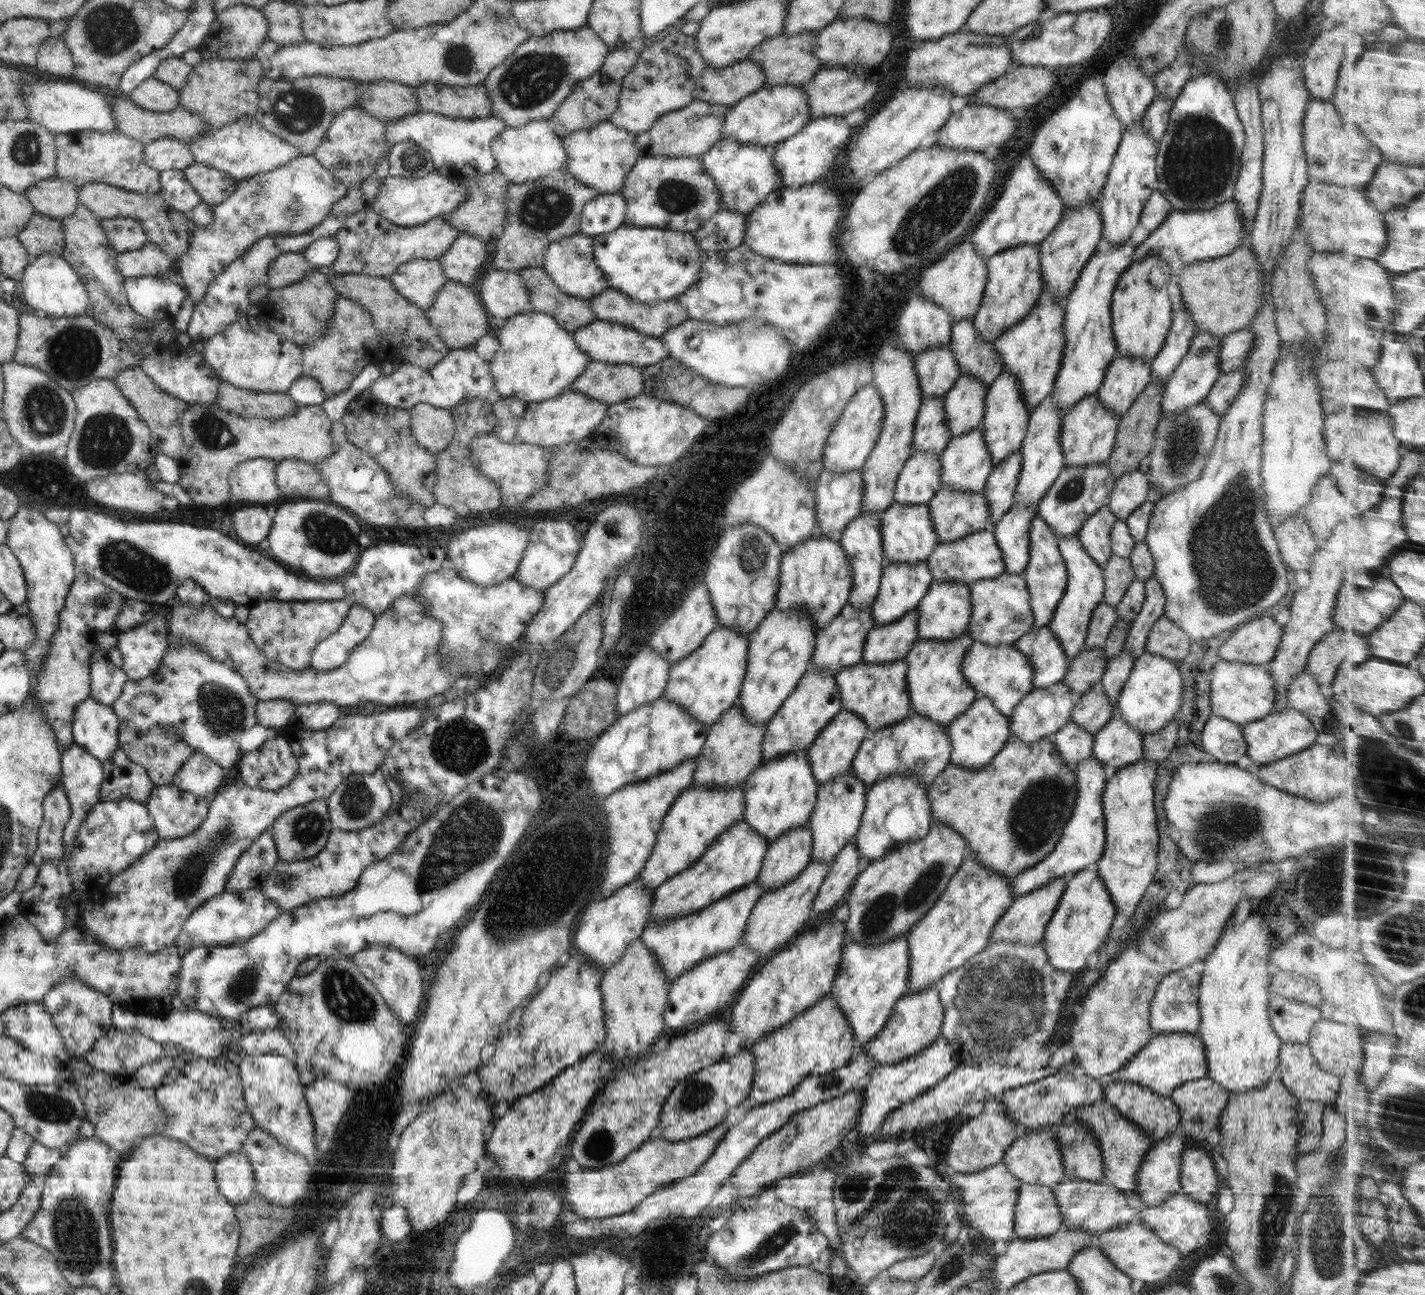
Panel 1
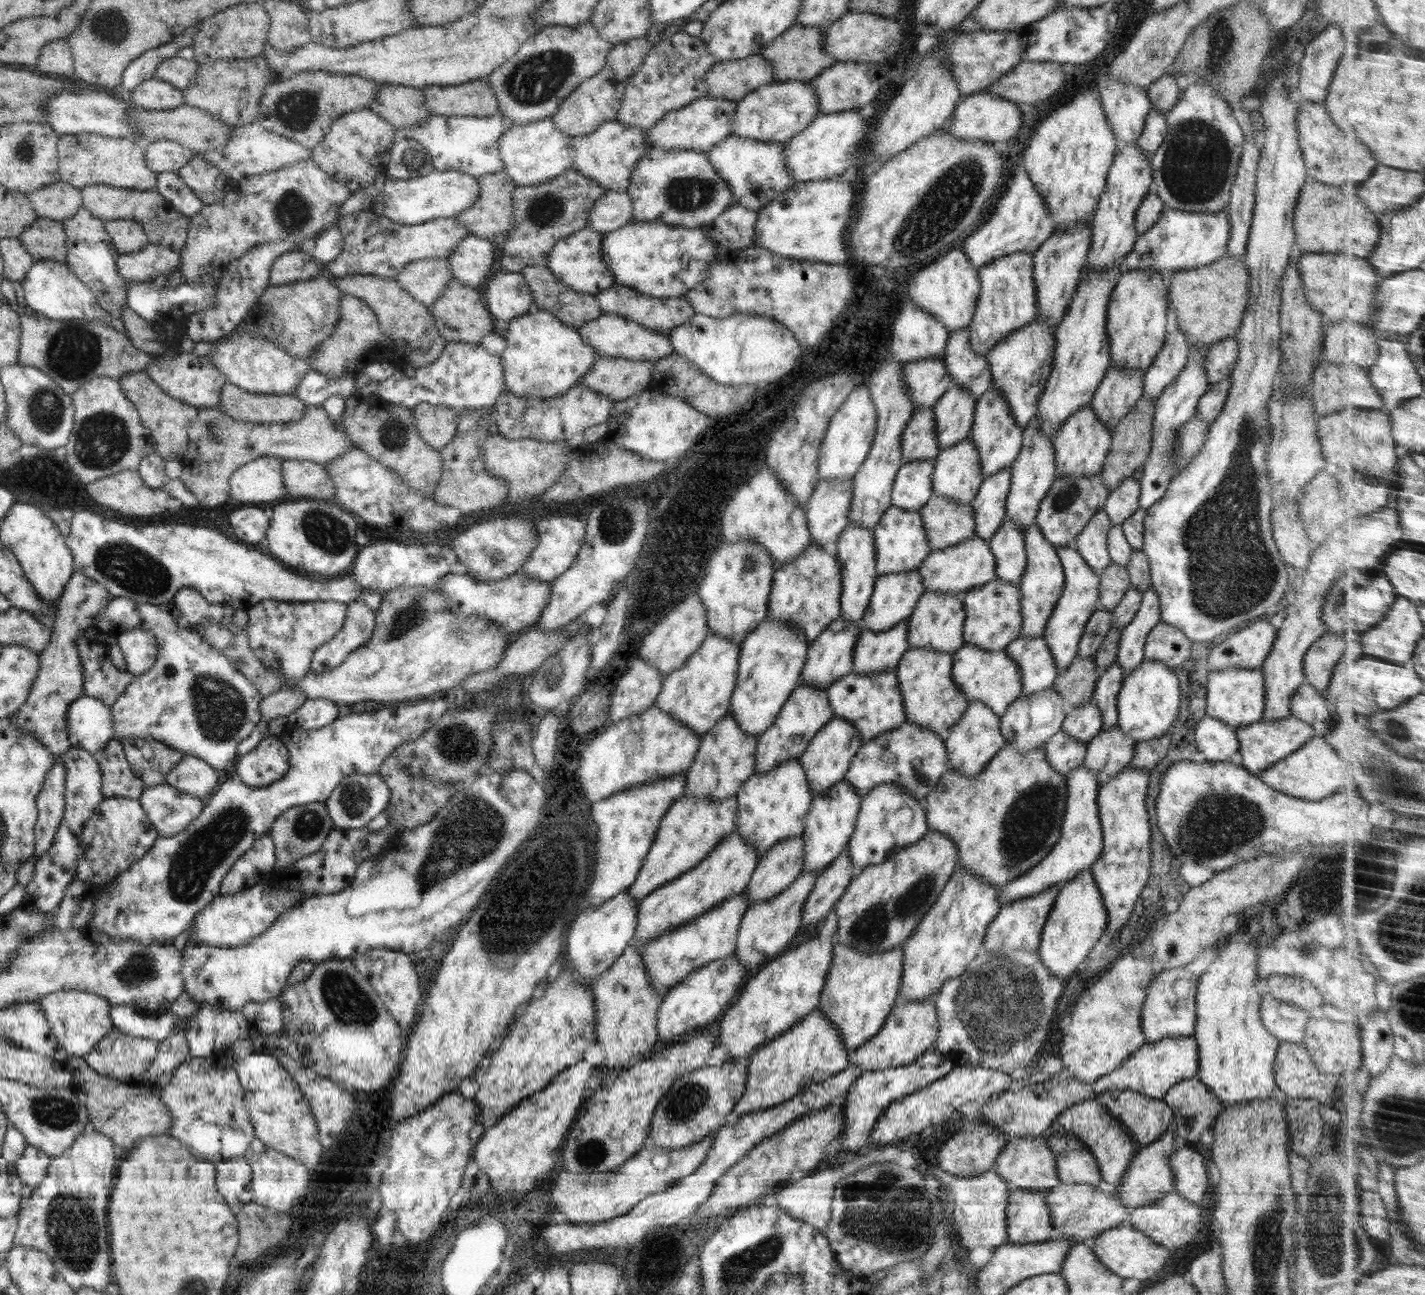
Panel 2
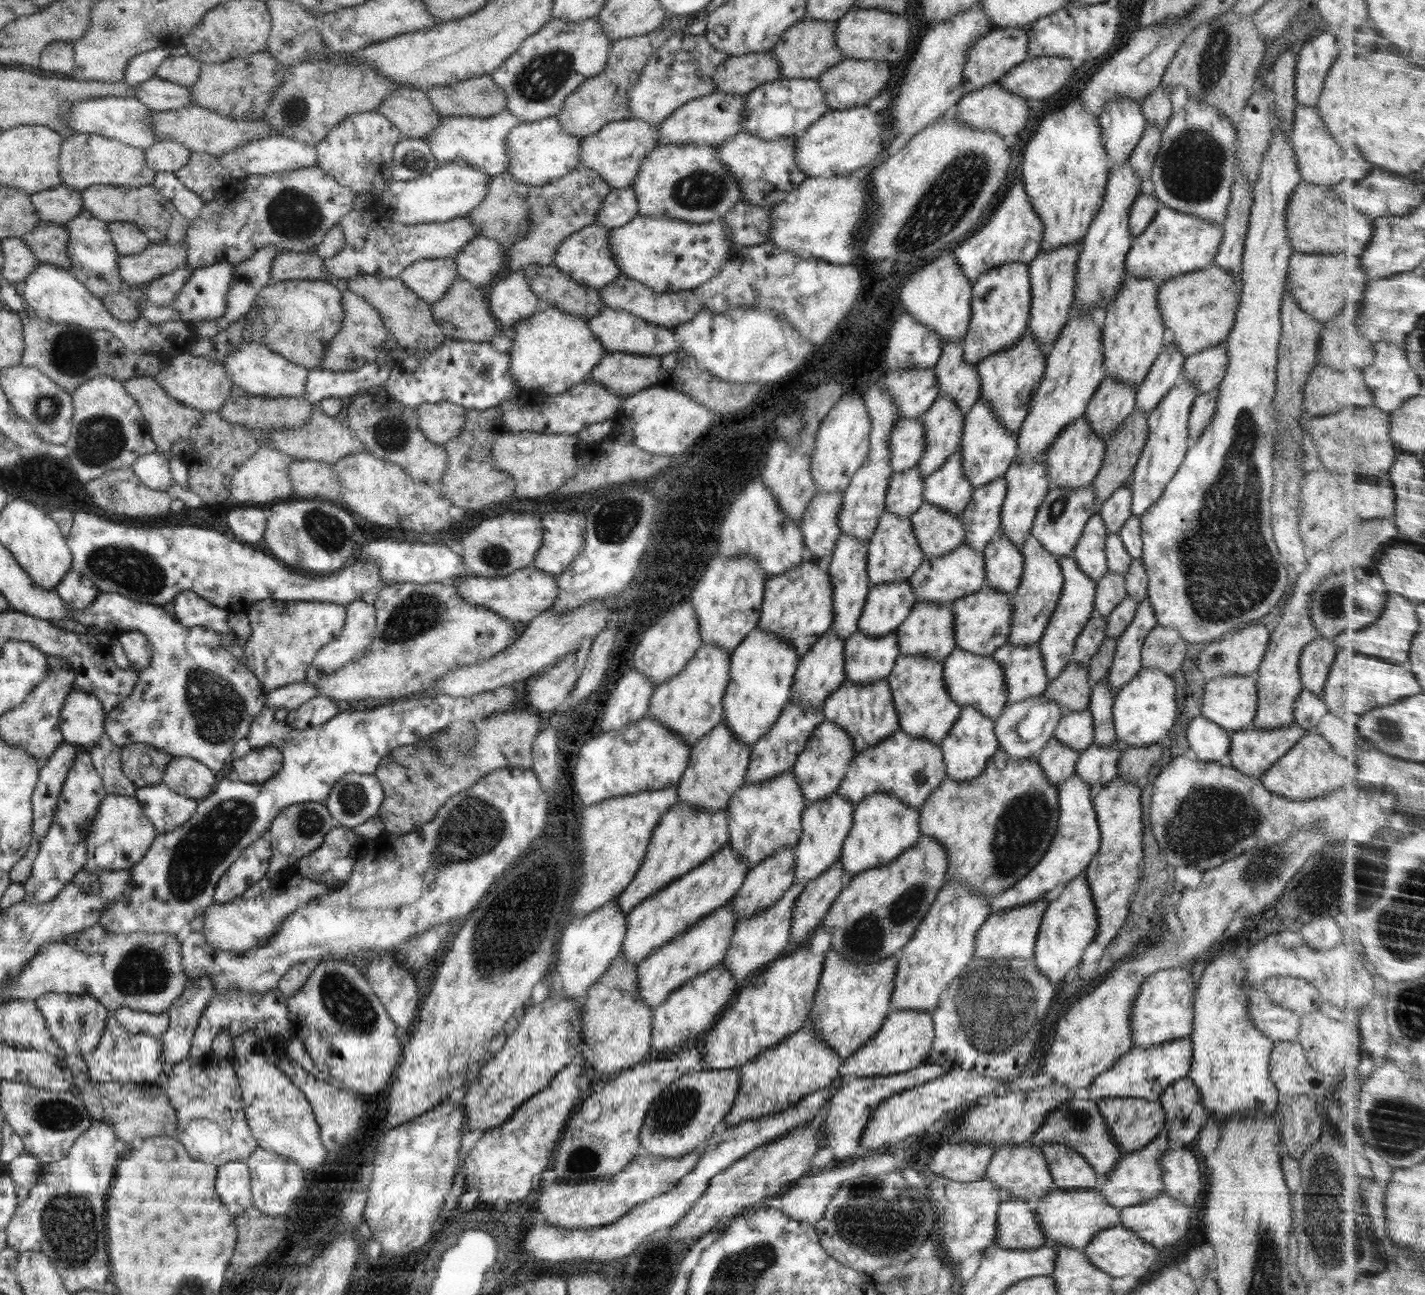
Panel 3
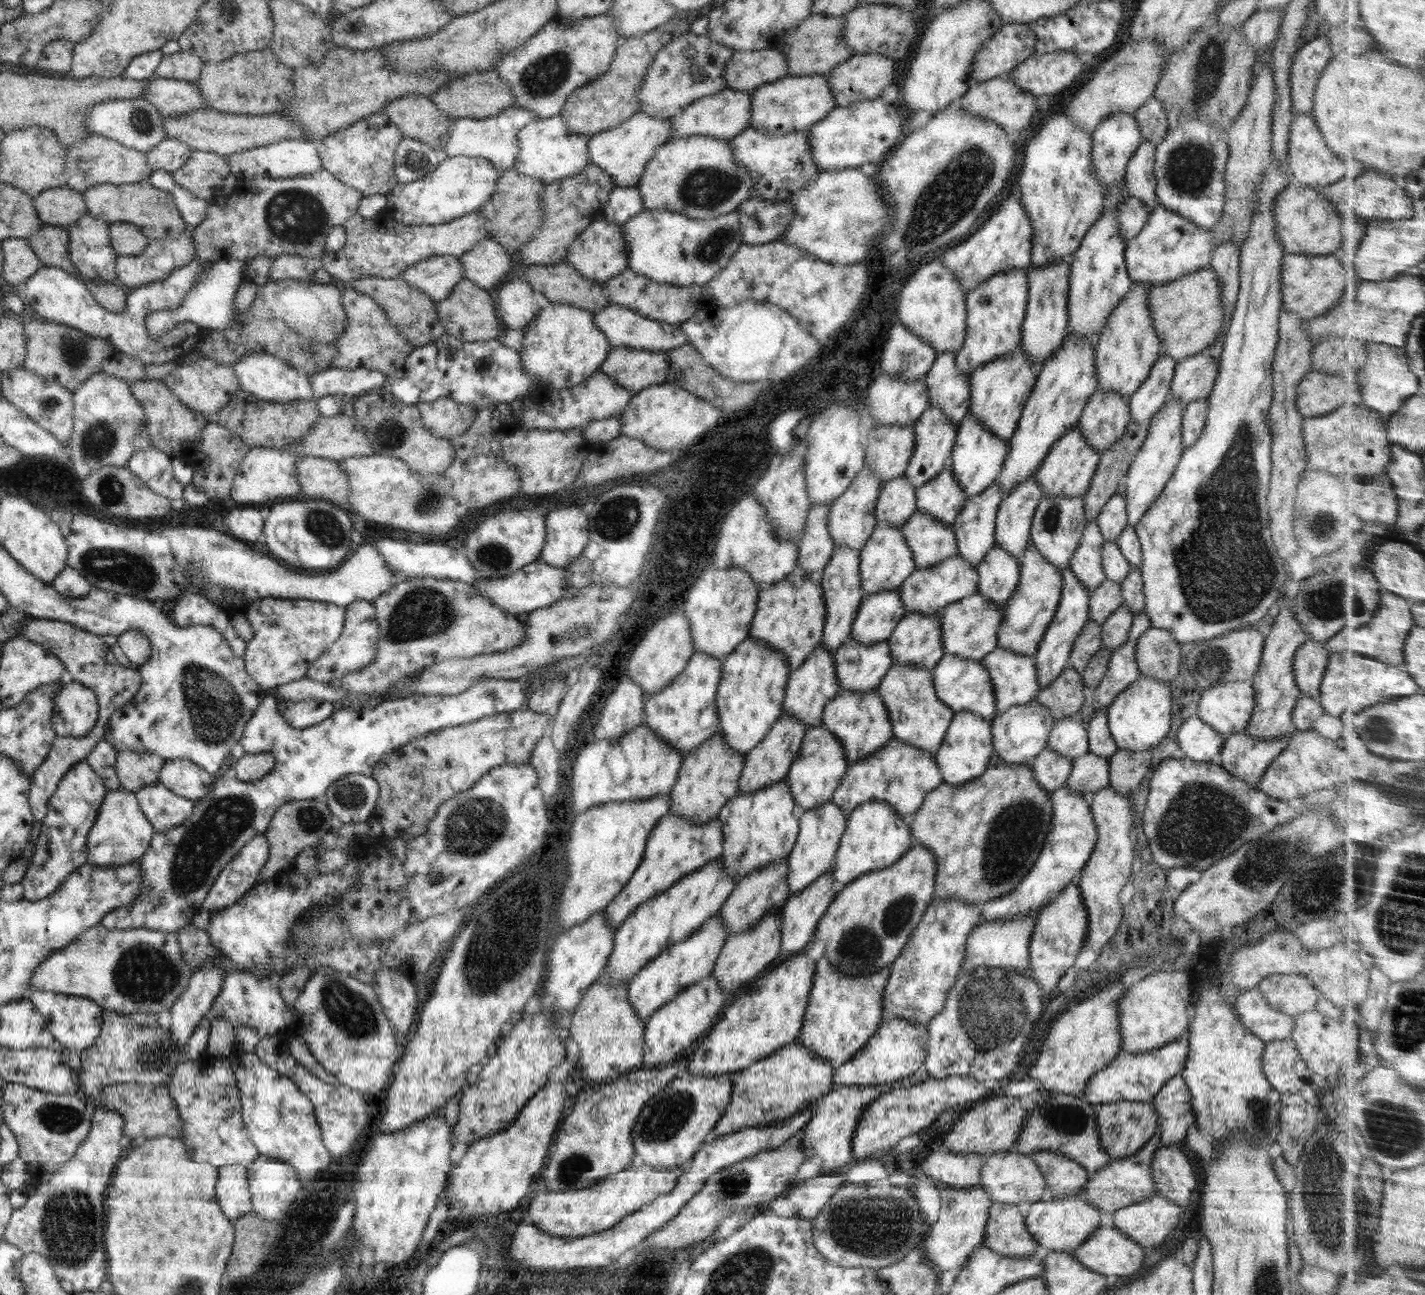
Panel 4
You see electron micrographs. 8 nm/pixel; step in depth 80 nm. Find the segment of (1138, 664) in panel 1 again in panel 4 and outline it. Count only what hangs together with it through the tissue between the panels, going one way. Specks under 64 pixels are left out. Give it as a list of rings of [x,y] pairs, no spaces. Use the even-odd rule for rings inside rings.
[[[1141,675],[1107,709],[1111,737],[1117,750],[1142,752],[1156,746],[1169,732],[1171,727],[1171,689],[1169,683],[1153,676]]]

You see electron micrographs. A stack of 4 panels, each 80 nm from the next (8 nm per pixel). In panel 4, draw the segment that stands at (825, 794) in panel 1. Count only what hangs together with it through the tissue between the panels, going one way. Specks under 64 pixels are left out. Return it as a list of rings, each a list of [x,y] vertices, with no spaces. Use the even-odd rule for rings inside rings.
[[[831,800],[807,811],[799,811],[799,833],[791,853],[787,857],[787,883],[789,894],[796,895],[812,884],[819,876],[831,870],[835,861],[840,838],[846,830],[848,813],[836,806]]]

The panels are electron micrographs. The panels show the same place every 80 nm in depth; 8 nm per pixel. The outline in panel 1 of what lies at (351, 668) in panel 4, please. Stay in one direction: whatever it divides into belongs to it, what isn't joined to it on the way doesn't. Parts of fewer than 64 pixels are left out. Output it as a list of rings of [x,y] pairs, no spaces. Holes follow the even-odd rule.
[[[353,604],[338,631],[318,643],[312,651],[311,667],[327,671],[342,666],[352,649],[370,635],[374,624],[374,614],[368,607]]]

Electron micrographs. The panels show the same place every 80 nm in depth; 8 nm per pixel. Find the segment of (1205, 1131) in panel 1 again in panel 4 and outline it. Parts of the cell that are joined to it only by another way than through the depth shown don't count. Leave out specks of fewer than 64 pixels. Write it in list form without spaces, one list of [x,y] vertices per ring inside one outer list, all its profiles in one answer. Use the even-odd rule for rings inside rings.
[[[1181,1075],[1170,1078],[1156,1094],[1152,1105],[1158,1115],[1156,1131],[1162,1146],[1178,1145],[1184,1141],[1187,1128],[1196,1122],[1192,1098],[1184,1078]]]

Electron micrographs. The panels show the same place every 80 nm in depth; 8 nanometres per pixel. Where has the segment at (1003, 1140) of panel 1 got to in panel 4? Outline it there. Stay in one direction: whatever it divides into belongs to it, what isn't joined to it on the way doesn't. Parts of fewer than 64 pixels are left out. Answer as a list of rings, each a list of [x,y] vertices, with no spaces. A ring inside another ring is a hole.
[[[944,1150],[930,1154],[922,1162],[922,1170],[934,1182],[948,1187],[970,1189],[979,1184],[982,1176],[982,1162],[974,1154],[962,1154]]]

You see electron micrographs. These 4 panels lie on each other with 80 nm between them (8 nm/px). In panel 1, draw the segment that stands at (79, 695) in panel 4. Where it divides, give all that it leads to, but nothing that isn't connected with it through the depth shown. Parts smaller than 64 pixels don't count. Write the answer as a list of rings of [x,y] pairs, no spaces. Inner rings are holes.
[[[91,697],[86,698],[86,701],[80,702],[80,704],[75,706],[71,725],[73,742],[84,748],[86,752],[93,754],[102,762],[111,760],[113,752],[120,746],[118,737],[121,720],[117,717],[112,706],[106,706],[100,702],[96,702]]]

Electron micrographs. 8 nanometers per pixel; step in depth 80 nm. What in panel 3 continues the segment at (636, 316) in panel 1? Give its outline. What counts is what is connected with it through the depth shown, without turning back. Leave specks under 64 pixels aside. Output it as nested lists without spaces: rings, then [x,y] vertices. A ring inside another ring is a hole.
[[[622,274],[618,275],[609,285],[601,288],[599,293],[604,306],[611,309],[622,309],[646,322],[669,329],[674,329],[679,324],[688,322],[702,309],[701,299],[698,298],[695,289],[656,292],[649,286]]]

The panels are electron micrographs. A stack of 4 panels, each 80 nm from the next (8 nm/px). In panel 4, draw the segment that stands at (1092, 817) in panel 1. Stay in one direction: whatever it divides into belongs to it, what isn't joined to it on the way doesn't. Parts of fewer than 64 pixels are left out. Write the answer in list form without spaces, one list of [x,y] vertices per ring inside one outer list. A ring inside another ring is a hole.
[[[1067,784],[1050,794],[1053,806],[1050,834],[1040,851],[1039,857],[1029,873],[1018,886],[998,898],[981,903],[978,907],[982,920],[1002,921],[1020,918],[1031,912],[1039,912],[1054,892],[1061,892],[1069,882],[1081,875],[1082,869],[1093,853],[1098,840],[1093,814],[1089,807],[1089,798],[1071,790]]]

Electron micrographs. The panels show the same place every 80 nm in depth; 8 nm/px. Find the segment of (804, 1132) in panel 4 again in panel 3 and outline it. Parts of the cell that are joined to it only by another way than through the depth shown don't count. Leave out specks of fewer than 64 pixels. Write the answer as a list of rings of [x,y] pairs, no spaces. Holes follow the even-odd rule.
[[[926,1058],[922,1065],[908,1070],[906,1073],[892,1074],[888,1077],[846,1077],[846,1083],[839,1084],[838,1088],[831,1094],[832,1098],[828,1102],[828,1110],[819,1119],[819,1121],[823,1121],[821,1130],[825,1134],[822,1147],[831,1150],[834,1165],[841,1165],[841,1162],[848,1158],[855,1159],[864,1155],[865,1149],[861,1146],[861,1136],[868,1119],[872,1118],[873,1110],[880,1106],[880,1102],[884,1102],[886,1098],[890,1098],[893,1094],[931,1082],[945,1073],[946,1071],[942,1067],[932,1064],[930,1058]]]

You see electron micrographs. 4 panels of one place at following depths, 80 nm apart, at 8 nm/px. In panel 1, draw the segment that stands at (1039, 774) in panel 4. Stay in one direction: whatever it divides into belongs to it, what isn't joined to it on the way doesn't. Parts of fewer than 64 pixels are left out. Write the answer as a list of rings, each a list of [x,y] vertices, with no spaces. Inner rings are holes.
[[[1069,720],[1052,735],[1052,741],[1061,759],[1072,769],[1092,754],[1094,734]]]

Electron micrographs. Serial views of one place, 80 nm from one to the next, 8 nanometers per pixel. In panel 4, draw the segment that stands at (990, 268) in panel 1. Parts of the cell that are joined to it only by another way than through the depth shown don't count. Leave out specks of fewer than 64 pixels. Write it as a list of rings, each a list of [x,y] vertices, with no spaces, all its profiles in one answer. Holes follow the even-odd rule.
[[[1027,270],[999,272],[965,294],[966,332],[963,345],[956,352],[956,365],[964,375],[970,375],[978,367],[1004,358],[1020,348],[1022,323],[1028,302]]]

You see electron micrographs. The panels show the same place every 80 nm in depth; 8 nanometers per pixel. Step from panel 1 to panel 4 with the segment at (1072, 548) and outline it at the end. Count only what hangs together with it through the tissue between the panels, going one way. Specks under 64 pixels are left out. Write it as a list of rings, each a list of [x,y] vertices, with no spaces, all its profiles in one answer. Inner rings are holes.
[[[1070,566],[1066,567],[1061,572],[1064,578],[1062,586],[1062,597],[1058,605],[1056,614],[1052,623],[1046,629],[1046,633],[1040,644],[1038,650],[1033,655],[1037,670],[1038,684],[1042,687],[1048,686],[1052,681],[1056,680],[1064,669],[1068,667],[1069,656],[1078,634],[1084,628],[1084,624],[1089,620],[1088,609],[1090,605],[1091,592],[1074,577],[1074,573]]]

